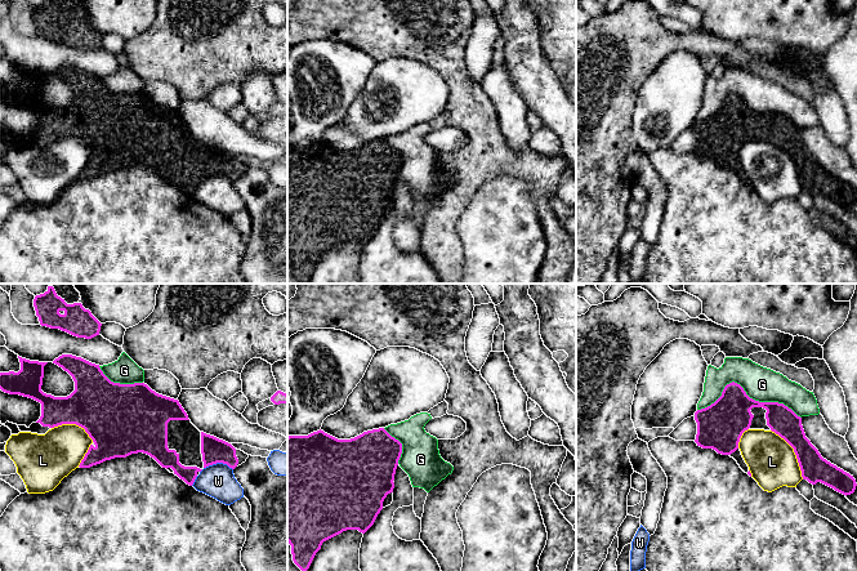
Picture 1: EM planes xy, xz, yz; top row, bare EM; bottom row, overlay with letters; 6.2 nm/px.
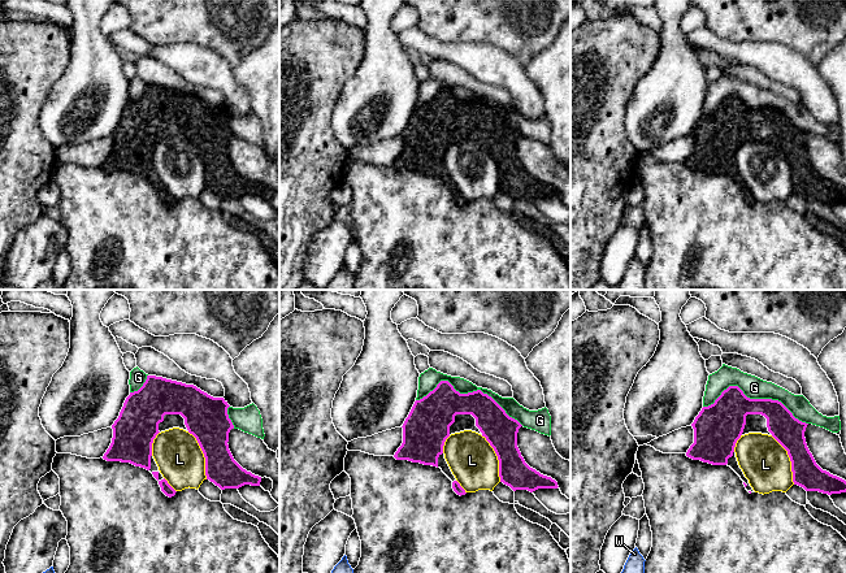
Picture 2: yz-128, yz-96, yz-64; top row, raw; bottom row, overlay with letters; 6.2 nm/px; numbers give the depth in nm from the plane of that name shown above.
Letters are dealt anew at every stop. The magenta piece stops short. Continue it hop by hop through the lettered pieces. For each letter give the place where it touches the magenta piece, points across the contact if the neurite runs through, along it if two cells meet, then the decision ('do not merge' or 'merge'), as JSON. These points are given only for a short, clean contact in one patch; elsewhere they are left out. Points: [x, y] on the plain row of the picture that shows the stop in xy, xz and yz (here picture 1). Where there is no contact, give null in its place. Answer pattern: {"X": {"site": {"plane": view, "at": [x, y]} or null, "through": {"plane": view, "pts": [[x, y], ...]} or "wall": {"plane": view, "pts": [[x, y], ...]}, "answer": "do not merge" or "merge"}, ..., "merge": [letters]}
{"G": {"site": {"plane": "yz", "at": [745, 105]}, "answer": "do not merge"}, "L": {"site": {"plane": "yz", "at": [794, 163]}, "answer": "do not merge"}, "W": {"site": {"plane": "xy", "at": [215, 174]}, "answer": "do not merge"}, "merge": []}

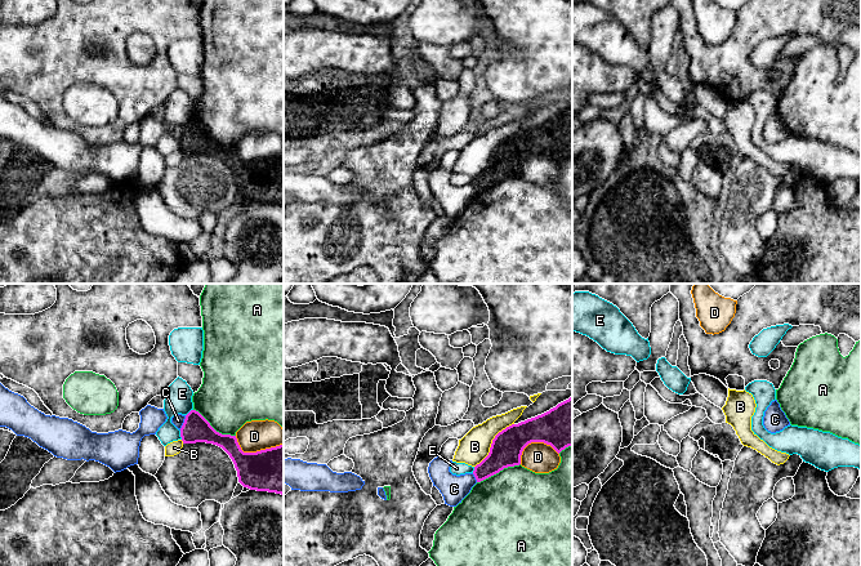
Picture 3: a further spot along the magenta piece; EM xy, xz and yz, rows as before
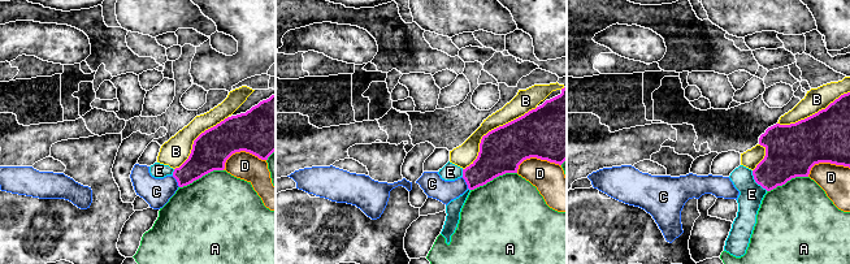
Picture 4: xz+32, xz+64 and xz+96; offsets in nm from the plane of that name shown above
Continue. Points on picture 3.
{"A": {"site": {"plane": "xy", "at": [213, 139]}, "answer": "do not merge"}, "B": {"site": {"plane": "xz", "at": [493, 154]}, "answer": "do not merge"}, "C": {"site": {"plane": "xy", "at": [183, 134]}, "wall": {"plane": "xy", "pts": [[186, 126], [179, 141]]}, "answer": "do not merge"}, "D": {"site": {"plane": "xy", "at": [257, 163]}, "answer": "do not merge"}, "E": {"site": {"plane": "xy", "at": [181, 146]}, "answer": "do not merge"}, "merge": []}

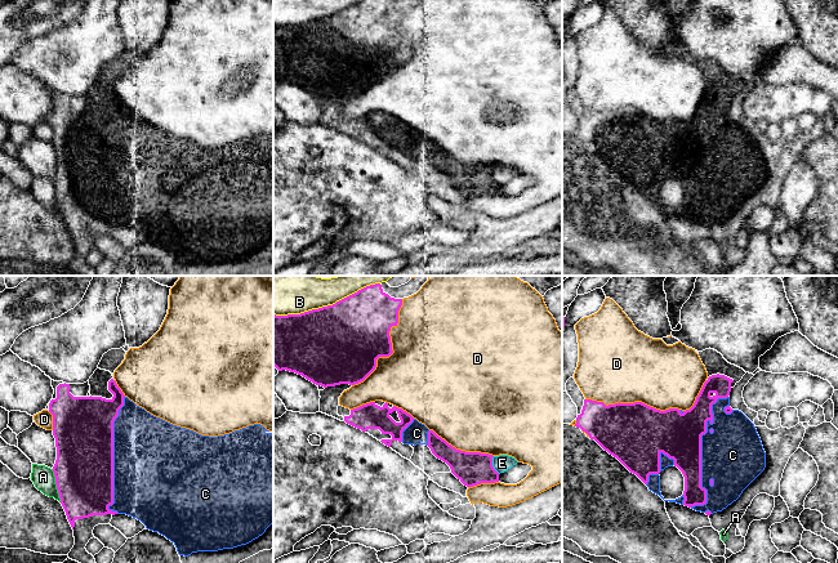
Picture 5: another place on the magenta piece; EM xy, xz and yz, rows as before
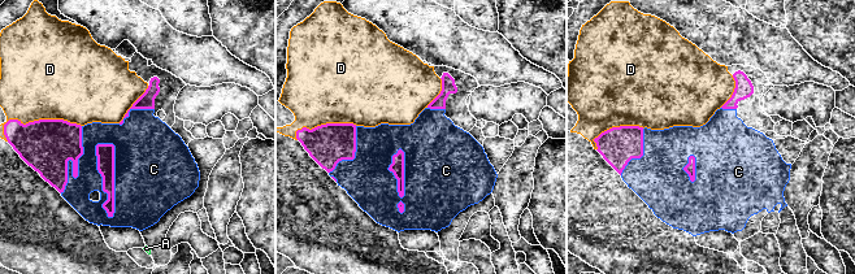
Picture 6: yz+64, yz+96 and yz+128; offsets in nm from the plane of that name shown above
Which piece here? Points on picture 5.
{"A": {"site": {"plane": "xy", "at": [57, 197]}, "answer": "do not merge"}, "B": {"site": {"plane": "xz", "at": [319, 19]}, "answer": "do not merge"}, "C": {"site": {"plane": "yz", "at": [700, 164]}, "answer": "merge"}, "D": {"site": {"plane": "xz", "at": [391, 59]}, "answer": "do not merge"}, "E": {"site": {"plane": "xz", "at": [491, 177]}, "wall": {"plane": "xz", "pts": [[493, 168], [493, 178], [499, 184]]}, "answer": "do not merge"}, "merge": ["C"]}

